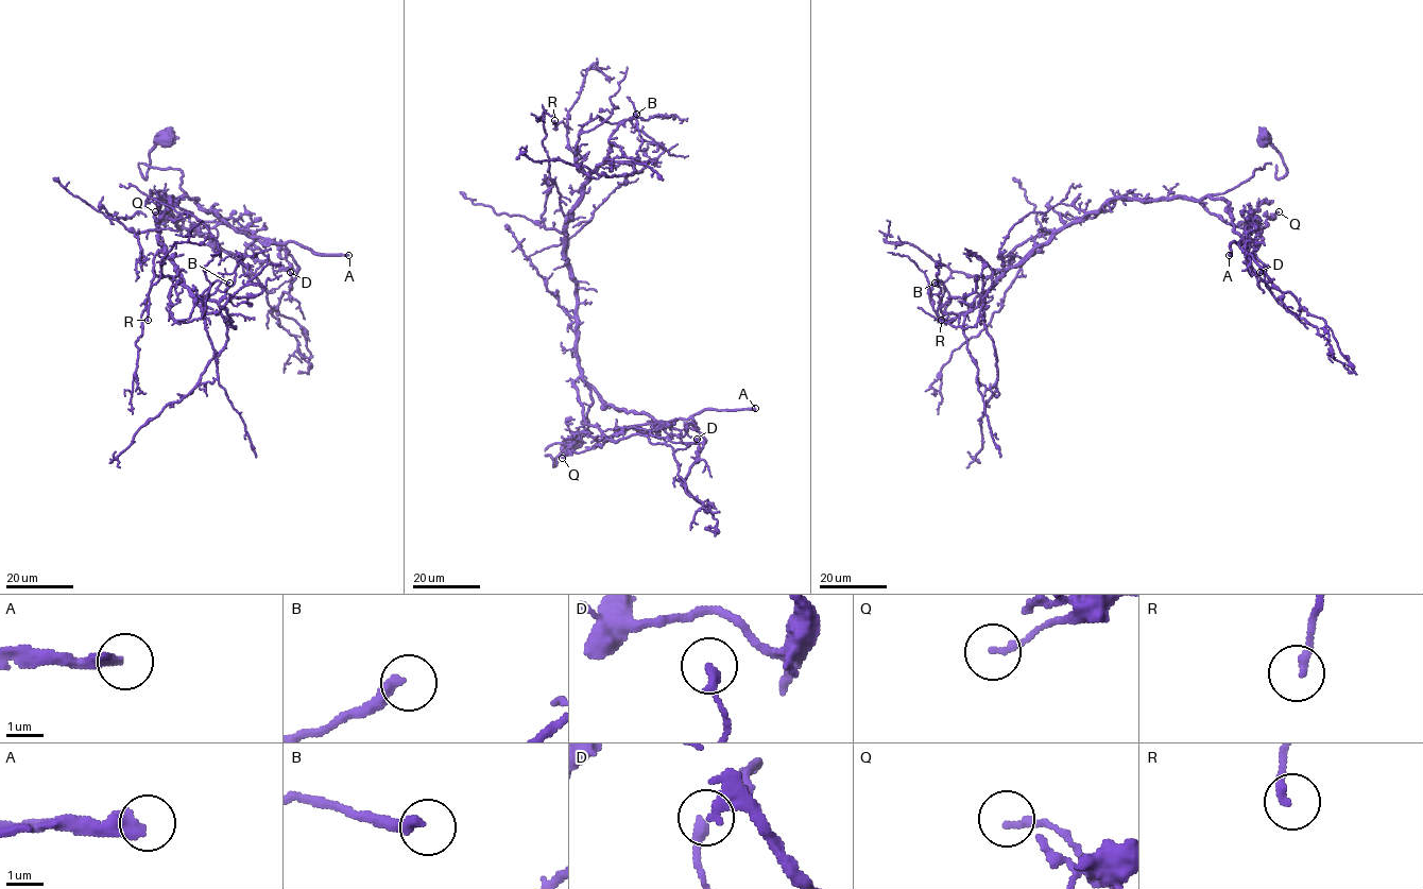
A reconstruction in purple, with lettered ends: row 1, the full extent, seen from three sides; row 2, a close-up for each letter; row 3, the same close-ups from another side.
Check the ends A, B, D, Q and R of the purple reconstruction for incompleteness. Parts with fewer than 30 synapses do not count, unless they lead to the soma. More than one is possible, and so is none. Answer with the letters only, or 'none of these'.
A

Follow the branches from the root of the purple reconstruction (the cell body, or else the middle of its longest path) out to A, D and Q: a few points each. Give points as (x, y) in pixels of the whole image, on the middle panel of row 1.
A: (573, 443), (554, 465), (545, 455), (588, 432), (590, 388), (604, 407), (667, 422), (705, 409), (755, 408)
D: (573, 443), (554, 465), (545, 455), (588, 432), (579, 377), (583, 420), (610, 439), (697, 439)
Q: (573, 443), (554, 465), (545, 455), (588, 432), (592, 397), (579, 377), (583, 420), (605, 440), (562, 458)

